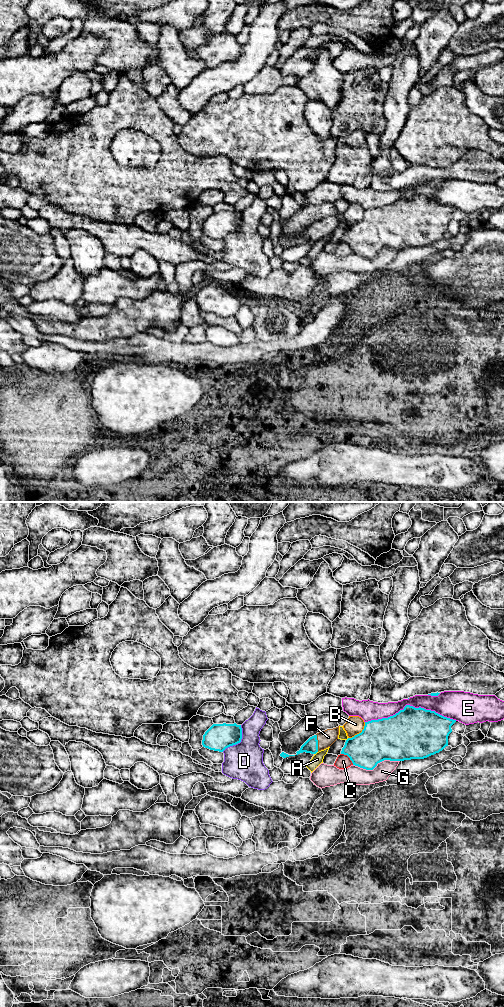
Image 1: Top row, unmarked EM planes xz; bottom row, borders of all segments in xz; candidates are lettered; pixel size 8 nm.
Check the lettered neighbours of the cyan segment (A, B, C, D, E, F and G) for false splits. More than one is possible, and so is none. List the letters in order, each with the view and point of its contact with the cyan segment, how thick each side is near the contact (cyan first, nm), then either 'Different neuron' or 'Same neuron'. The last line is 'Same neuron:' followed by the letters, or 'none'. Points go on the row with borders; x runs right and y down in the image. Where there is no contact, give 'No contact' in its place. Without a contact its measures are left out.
A: Touches cyan at xz (315, 753). Thickness 110 nm (cyan) against 90 nm. Different neuron
B: Touches cyan at xz (359, 733). Thickness 340 nm (cyan) against 140 nm. Different neuron
C: Touches cyan at xz (348, 756). Thickness 300 nm (cyan) against 110 nm. Different neuron
D: Touches cyan at xz (239, 742). Thickness 220 nm (cyan) against 300 nm. Different neuron
E: Touches cyan at xz (410, 706). Thickness 420 nm (cyan) against 160 nm. Different neuron
F: Touches cyan at xz (317, 743). Thickness 110 nm (cyan) against 130 nm. Same neuron
G: Touches cyan at xz (376, 765). Thickness 340 nm (cyan) against 140 nm. Different neuron
Same neuron: F

